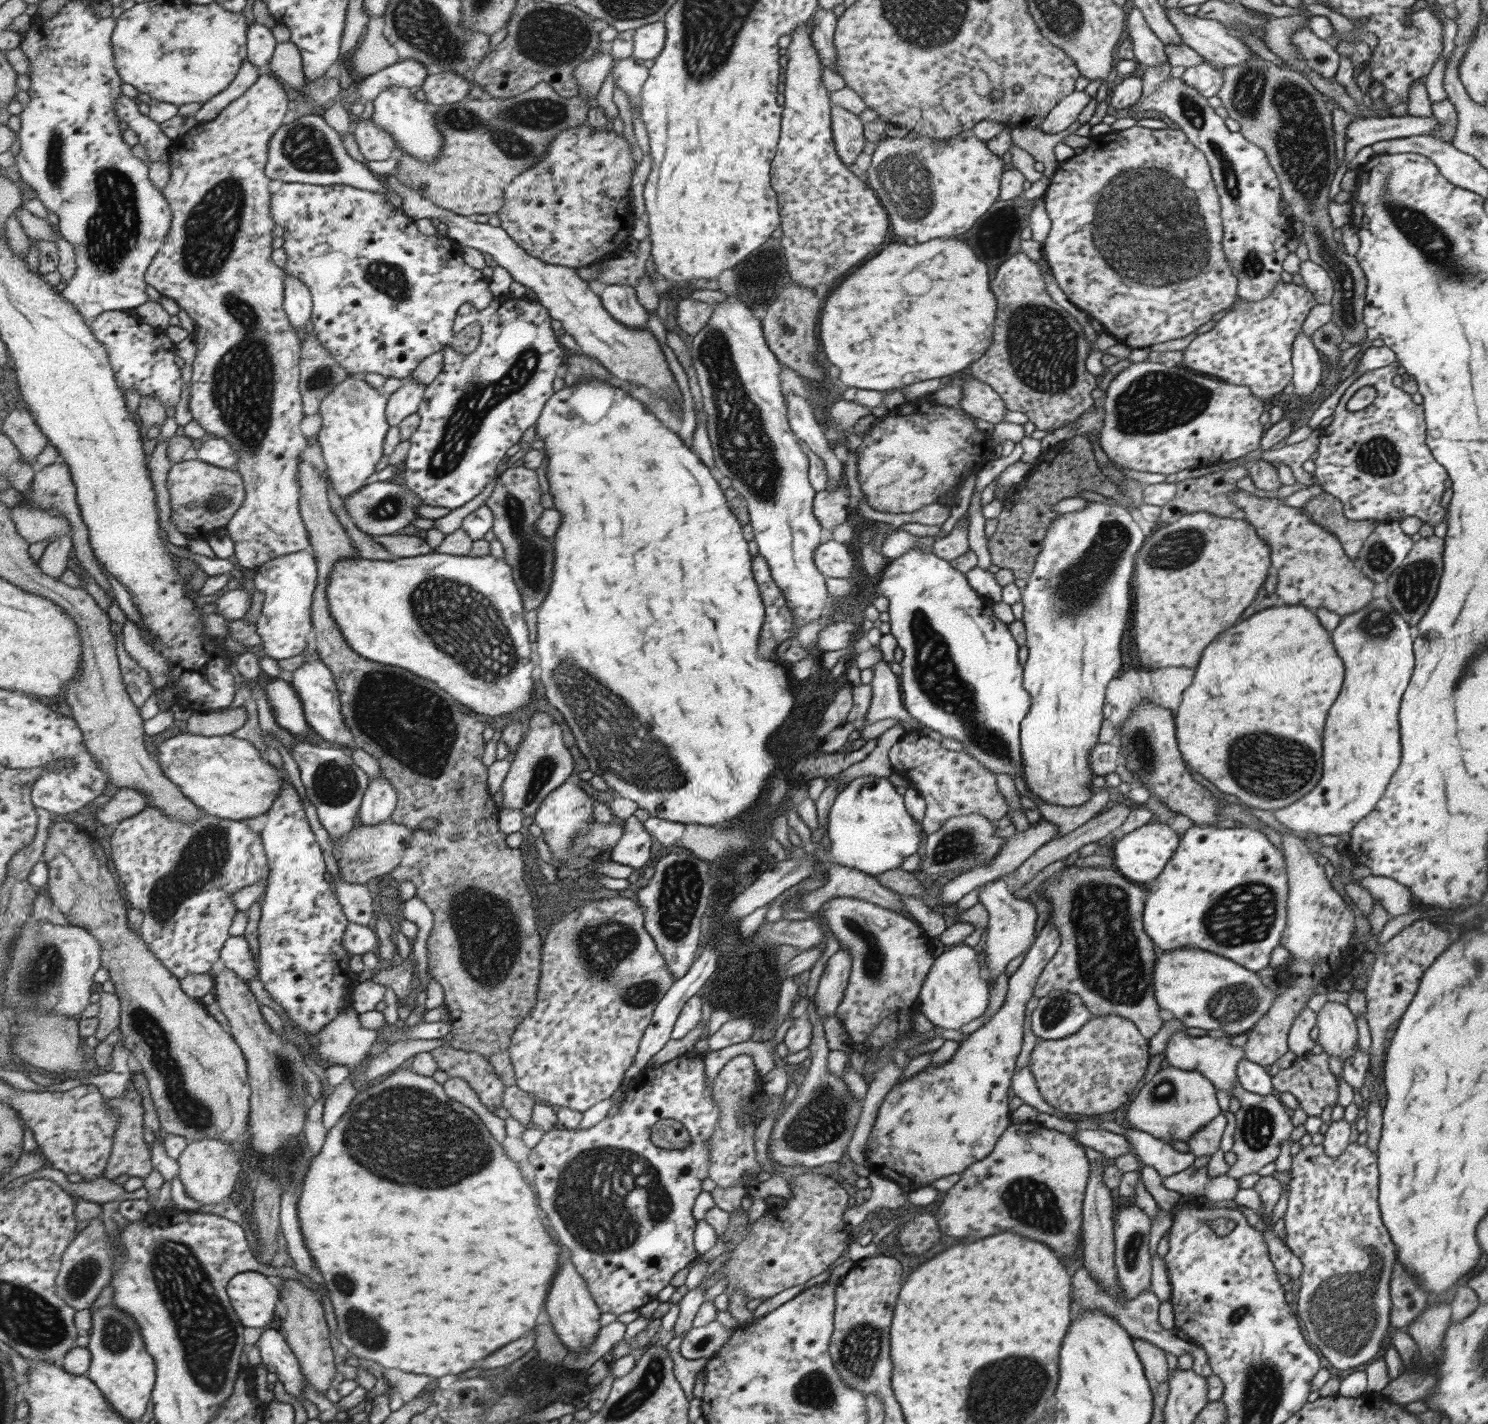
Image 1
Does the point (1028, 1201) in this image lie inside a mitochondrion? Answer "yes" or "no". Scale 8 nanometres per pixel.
yes

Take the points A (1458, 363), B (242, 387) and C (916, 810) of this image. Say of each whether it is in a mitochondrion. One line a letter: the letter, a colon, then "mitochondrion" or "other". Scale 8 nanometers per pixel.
A: other
B: mitochondrion
C: other

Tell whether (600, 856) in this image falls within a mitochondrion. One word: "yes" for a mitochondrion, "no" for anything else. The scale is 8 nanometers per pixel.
no

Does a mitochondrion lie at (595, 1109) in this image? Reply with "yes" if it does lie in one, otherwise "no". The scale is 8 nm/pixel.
no

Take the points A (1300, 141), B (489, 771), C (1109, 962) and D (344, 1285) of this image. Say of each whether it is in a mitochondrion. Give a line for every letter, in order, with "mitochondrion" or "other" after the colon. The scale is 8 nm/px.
A: mitochondrion
B: other
C: mitochondrion
D: mitochondrion

